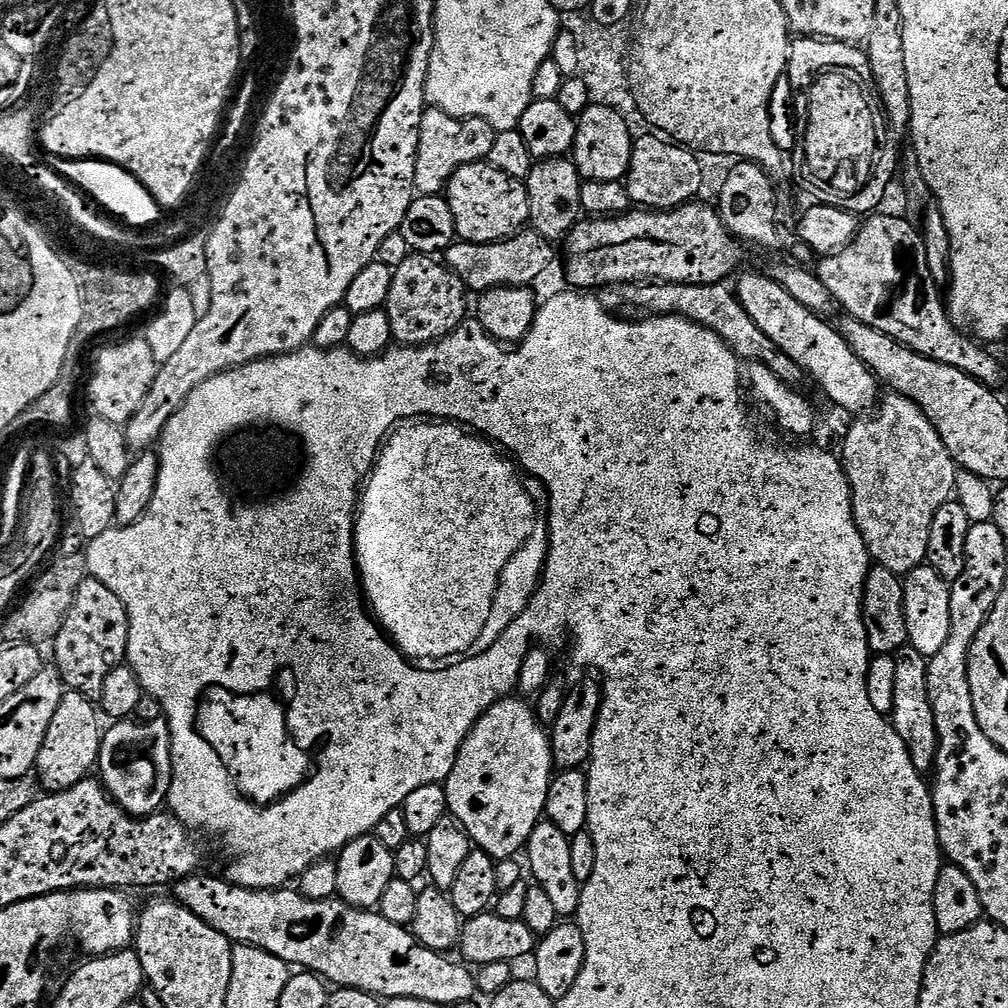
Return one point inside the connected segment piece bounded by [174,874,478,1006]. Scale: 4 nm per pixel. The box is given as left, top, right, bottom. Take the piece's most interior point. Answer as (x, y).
(349, 947)

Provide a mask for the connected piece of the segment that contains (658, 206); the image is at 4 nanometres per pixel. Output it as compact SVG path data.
M660 134L652 136L637 135L632 142L632 157L626 177L626 187L633 205L643 206L648 210L667 210L670 208L681 208L683 204L693 203L696 196L701 194L704 187L703 172L704 164L701 157L695 151L689 150Z

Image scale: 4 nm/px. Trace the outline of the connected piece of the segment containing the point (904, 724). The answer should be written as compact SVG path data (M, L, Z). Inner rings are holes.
M910 646L900 648L895 654L896 673L894 674L894 706L890 713L896 733L906 742L906 750L914 766L922 774L935 769L936 751L938 750L938 730L934 722L934 710L928 697L928 661L929 657L918 654Z

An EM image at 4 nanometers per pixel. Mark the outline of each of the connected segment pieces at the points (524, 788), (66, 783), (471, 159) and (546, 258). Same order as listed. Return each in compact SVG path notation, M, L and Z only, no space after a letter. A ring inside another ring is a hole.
M505 698L485 709L484 717L473 726L472 732L462 742L454 770L445 785L449 813L462 822L473 845L479 851L490 854L497 862L510 859L519 848L521 851L527 845L530 834L545 815L548 788L554 777L549 729L542 723L537 709L527 704L527 699L516 699Z
M65 691L58 711L50 722L50 730L46 730L46 742L42 742L42 750L38 754L34 769L39 783L43 787L45 784L48 792L61 792L89 779L91 772L88 771L91 768L93 771L100 759L100 720L102 721L101 713L93 701L80 692Z
M431 106L425 107L418 134L418 154L414 182L421 196L441 195L448 187L448 180L462 166L487 161L496 137L494 126L482 118L459 120Z
M521 230L495 244L457 243L448 249L446 263L463 278L473 293L483 294L491 288L522 288L535 285L535 280L552 264L553 241L535 230Z

